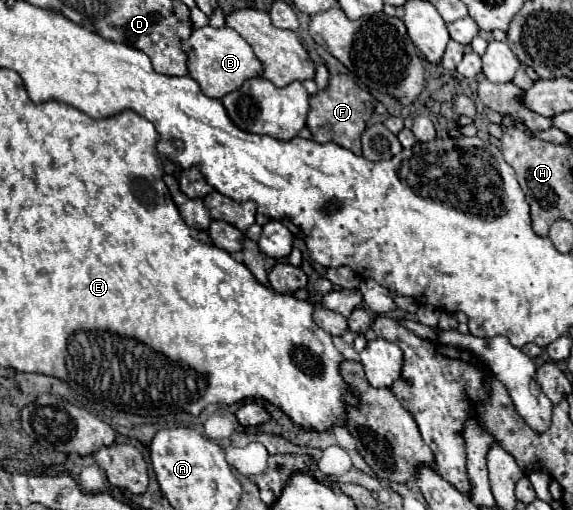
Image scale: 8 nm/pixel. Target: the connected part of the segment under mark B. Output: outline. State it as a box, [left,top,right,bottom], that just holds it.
[183,26,263,100]

